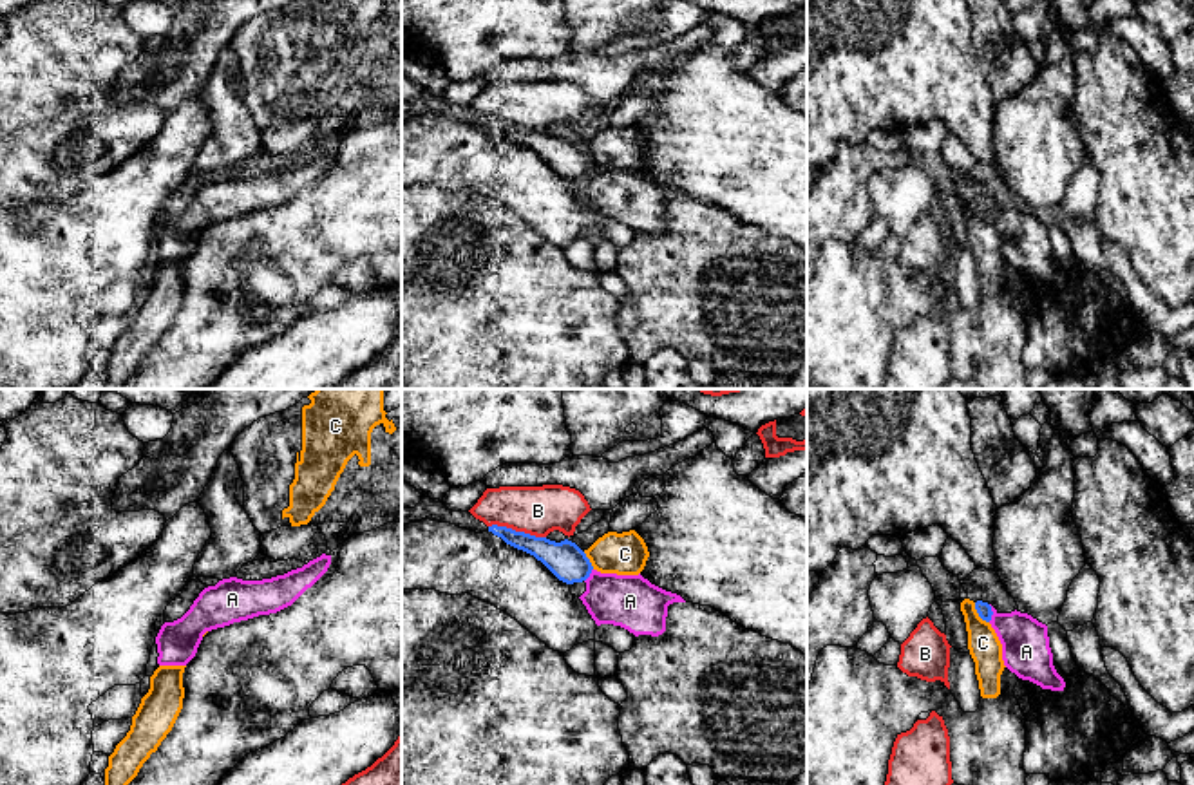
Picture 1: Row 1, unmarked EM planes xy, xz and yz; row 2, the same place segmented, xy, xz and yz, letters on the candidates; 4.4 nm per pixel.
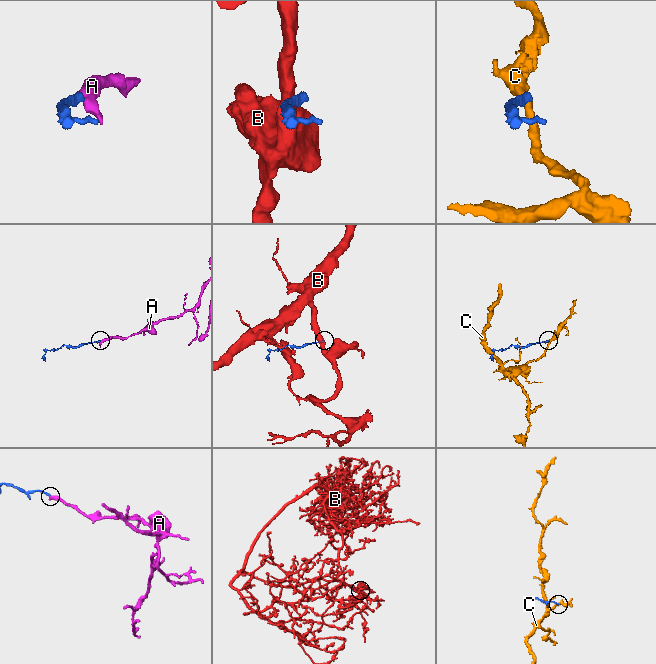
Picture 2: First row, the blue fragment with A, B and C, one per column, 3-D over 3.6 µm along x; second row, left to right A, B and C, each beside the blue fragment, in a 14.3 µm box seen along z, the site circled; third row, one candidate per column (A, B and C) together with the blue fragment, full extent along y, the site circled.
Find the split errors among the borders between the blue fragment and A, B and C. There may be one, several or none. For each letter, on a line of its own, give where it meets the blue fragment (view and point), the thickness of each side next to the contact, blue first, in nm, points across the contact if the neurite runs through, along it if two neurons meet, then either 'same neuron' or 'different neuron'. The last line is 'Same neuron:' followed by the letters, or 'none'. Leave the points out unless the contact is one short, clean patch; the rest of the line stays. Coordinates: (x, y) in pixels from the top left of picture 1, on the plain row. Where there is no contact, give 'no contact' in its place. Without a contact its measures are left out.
A: yz (992, 208) | 70/220 nm | across yz (985, 207), (992, 208), (1026, 246) | same neuron
B: xz (518, 127) | 170/220 nm | different neuron
C: yz (979, 208) | 70/140 nm | along yz (974, 198), (974, 203), (988, 217) | different neuron
Same neuron: A

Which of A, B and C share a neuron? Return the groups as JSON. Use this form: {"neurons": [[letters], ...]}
{"neurons": [["A"], ["B"], ["C"]]}

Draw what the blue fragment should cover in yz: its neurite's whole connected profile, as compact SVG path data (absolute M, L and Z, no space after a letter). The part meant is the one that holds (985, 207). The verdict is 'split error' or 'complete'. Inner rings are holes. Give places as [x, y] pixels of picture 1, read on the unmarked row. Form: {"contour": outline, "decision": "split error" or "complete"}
{"contour": "M977 195L979 212L991 219L1000 239L1004 260L1022 275L1042 284L1064 286L1066 277L1053 260L1047 221L1028 208L999 208L991 199Z", "decision": "split error"}

